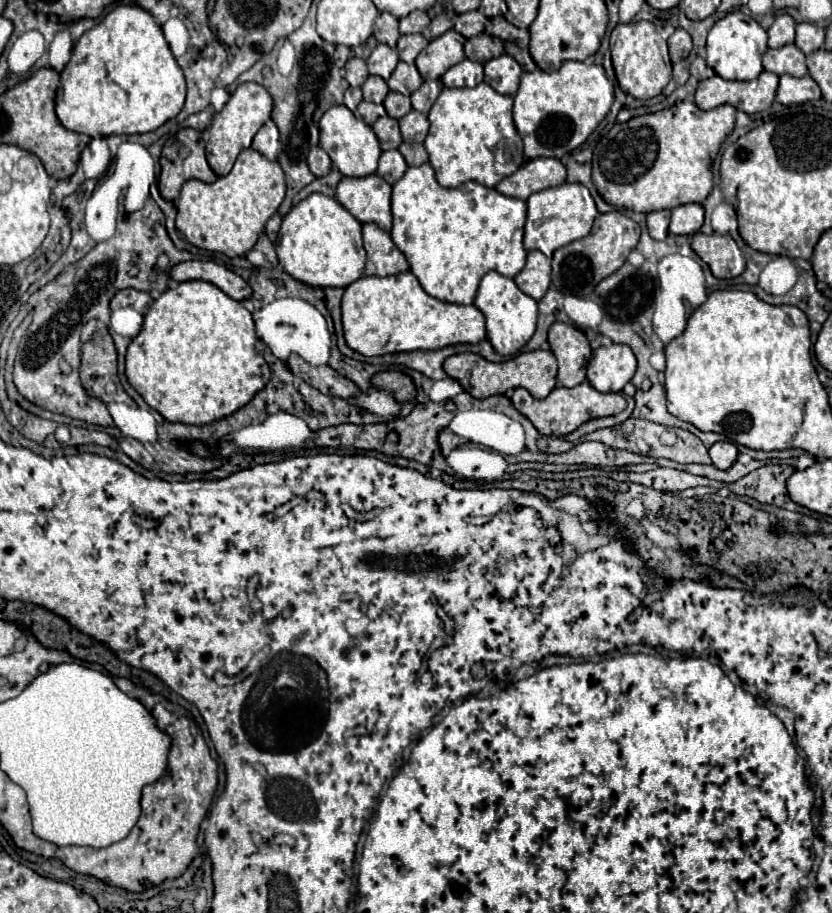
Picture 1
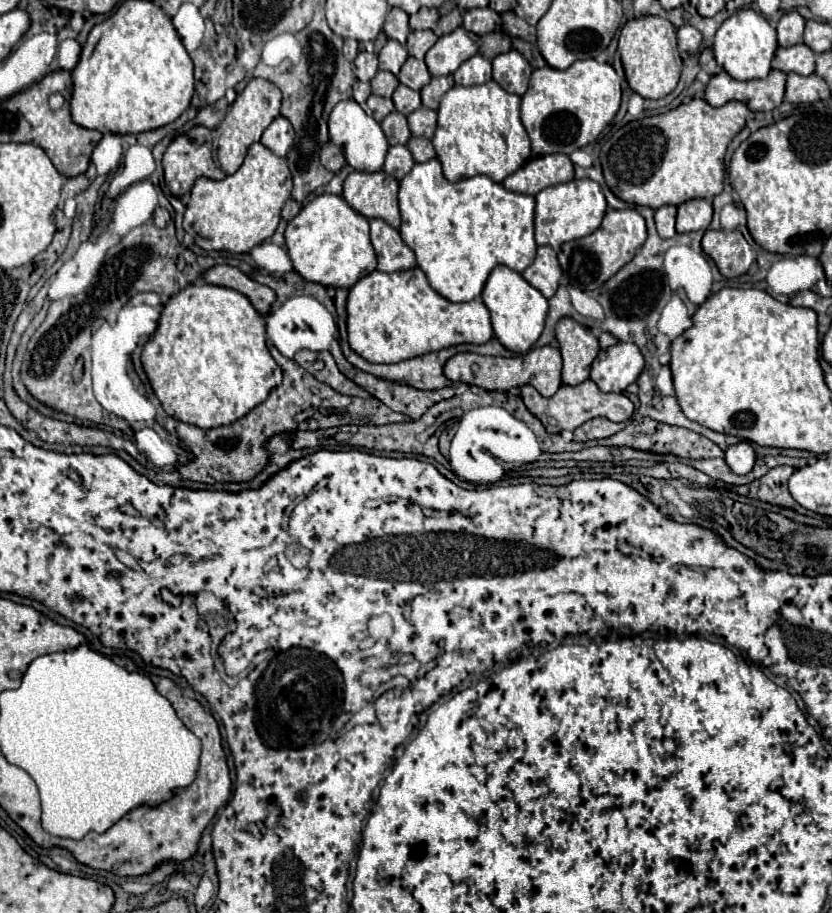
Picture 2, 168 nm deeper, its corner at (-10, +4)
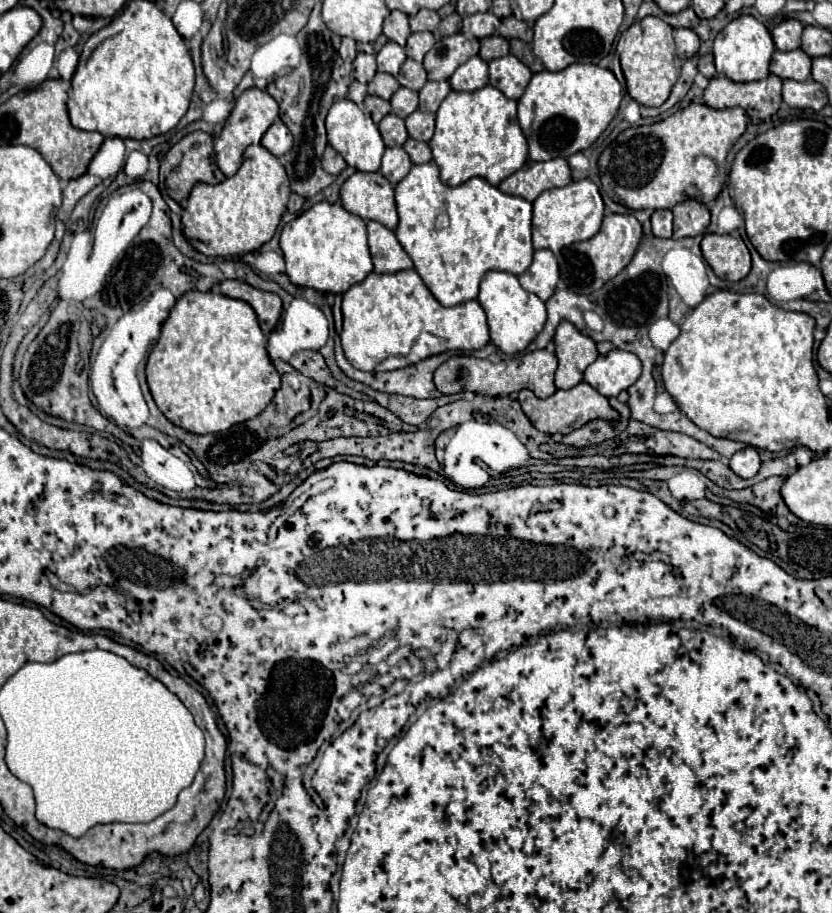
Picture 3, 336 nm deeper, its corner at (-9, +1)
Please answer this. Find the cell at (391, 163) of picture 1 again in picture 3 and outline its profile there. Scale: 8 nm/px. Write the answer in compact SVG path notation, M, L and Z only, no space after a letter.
M387 148L383 154L381 174L395 186L409 174L411 166L413 166L413 162L403 148Z

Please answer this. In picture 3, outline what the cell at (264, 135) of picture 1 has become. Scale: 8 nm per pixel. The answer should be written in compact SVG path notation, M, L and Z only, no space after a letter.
M275 120L269 130L263 134L261 144L273 154L273 156L283 156L285 152L289 152L289 148L293 146L293 136L289 132L289 128L281 122Z

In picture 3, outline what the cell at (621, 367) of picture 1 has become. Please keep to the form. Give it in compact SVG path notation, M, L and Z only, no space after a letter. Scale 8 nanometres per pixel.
M617 348L605 356L597 356L597 360L585 370L585 382L607 398L627 390L639 376L641 360L633 352Z

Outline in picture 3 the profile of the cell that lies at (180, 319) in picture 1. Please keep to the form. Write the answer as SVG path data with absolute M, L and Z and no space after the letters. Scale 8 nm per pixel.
M191 290L175 302L161 328L159 340L149 352L145 370L149 390L163 416L193 434L225 432L233 424L257 416L265 410L279 388L279 374L267 354L267 336L259 328L257 314L243 300L219 292Z

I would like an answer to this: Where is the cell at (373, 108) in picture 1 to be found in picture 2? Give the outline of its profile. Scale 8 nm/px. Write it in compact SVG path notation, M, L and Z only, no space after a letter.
M370 95L370 97L368 97L368 107L372 109L376 121L382 121L388 113L392 113L392 111L395 110L392 99L378 97L378 95Z

